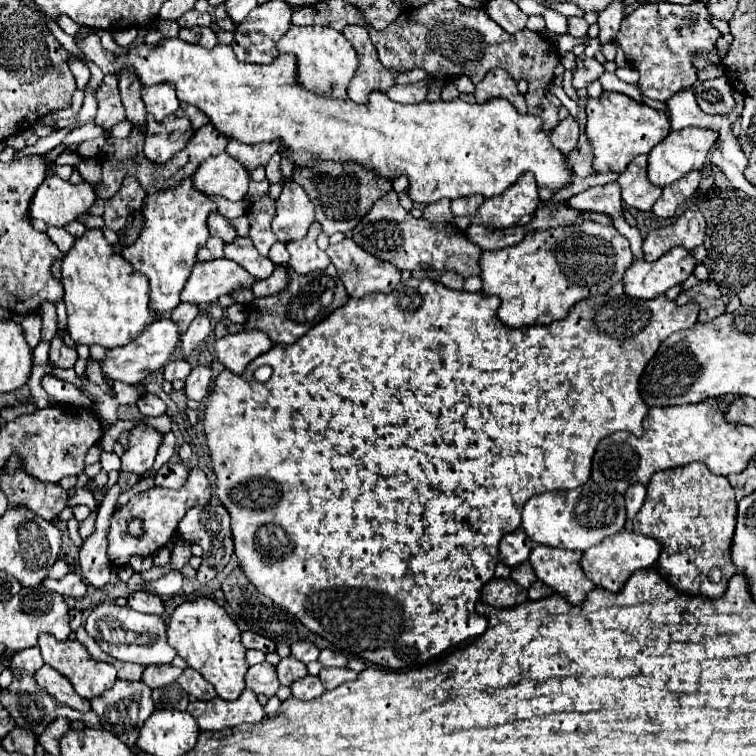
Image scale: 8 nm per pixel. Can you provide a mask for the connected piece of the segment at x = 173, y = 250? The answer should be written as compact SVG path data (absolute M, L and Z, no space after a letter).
M186 178L178 188L156 192L146 198L146 206L142 210L146 224L140 230L138 240L130 248L122 250L122 256L136 272L150 280L150 310L156 316L168 314L180 304L180 292L196 264L196 254L210 236L206 218L212 212L216 212L214 202L192 188L192 178Z

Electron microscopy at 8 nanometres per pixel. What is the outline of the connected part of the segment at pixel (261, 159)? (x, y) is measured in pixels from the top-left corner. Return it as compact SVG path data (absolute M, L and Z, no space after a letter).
M230 140L226 152L232 158L236 158L238 162L242 162L242 166L248 172L252 172L252 170L256 170L260 166L266 166L266 162L270 160L270 156L274 152L278 152L278 142L270 142L270 144L262 142L258 146L250 146L250 144L242 144L238 140Z

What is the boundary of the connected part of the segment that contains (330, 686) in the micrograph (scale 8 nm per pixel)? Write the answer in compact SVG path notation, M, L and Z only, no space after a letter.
M322 668L320 670L320 680L324 682L326 690L334 690L336 686L348 682L348 680L356 680L356 672L350 668Z

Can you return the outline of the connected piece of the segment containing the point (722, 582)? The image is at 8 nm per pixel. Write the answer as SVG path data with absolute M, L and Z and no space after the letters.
M702 462L656 472L648 484L644 506L632 520L634 532L656 538L662 546L658 572L684 594L718 598L726 592L728 580L736 574L730 560L730 546L736 526L736 500L730 482L716 476Z

